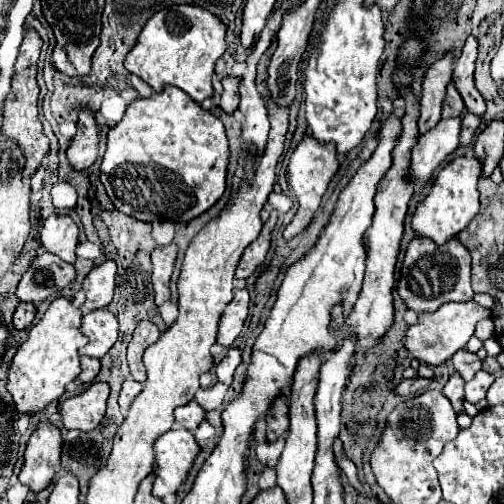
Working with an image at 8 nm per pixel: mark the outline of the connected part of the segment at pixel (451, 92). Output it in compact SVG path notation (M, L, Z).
M453 82L447 86L447 96L445 96L445 100L443 100L443 112L441 112L441 116L443 118L449 118L449 116L459 116L459 114L463 114L465 112L465 106L463 106L463 102L461 102L461 96L459 96L459 92L455 90L455 86L453 86Z

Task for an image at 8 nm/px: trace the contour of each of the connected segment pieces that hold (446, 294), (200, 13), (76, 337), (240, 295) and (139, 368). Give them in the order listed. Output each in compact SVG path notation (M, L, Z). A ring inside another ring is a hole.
M417 236L409 242L405 260L401 266L401 280L397 292L405 306L417 314L435 312L445 302L467 302L473 300L471 290L471 256L457 238L451 238L443 246L437 246L429 238Z
M193 4L163 8L149 18L137 44L127 52L125 68L145 80L155 92L163 90L165 84L173 84L187 92L195 102L201 102L213 94L211 76L217 58L221 58L227 48L225 32L227 26L205 8Z
M67 296L55 298L43 318L29 330L29 338L19 344L9 370L7 390L11 392L17 410L21 412L39 412L49 402L57 400L67 382L73 382L79 376L79 348L83 346L81 332L83 312L73 306L73 300Z
M239 288L239 290L235 290L233 300L225 308L225 314L221 316L217 342L223 344L225 348L229 348L233 344L233 340L239 336L239 332L243 330L247 314L249 314L249 292L247 292L247 288Z
M141 320L141 324L137 324L137 328L133 332L133 338L131 338L129 346L127 346L127 364L129 364L131 376L137 382L145 382L147 380L147 374L145 374L141 358L143 358L145 348L151 346L157 338L159 338L159 328L153 322Z

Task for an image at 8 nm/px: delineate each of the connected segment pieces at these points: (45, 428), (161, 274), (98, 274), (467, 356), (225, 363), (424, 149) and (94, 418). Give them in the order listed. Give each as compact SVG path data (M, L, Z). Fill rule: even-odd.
M39 422L31 434L25 450L25 462L19 480L29 486L31 492L41 492L55 476L55 468L61 462L61 430L51 422Z
M167 244L161 248L155 248L151 254L153 260L153 290L155 290L155 304L161 306L165 300L169 300L169 280L175 268L177 258L177 246Z
M105 260L97 264L83 280L83 290L87 294L85 308L87 310L97 310L97 308L107 308L109 302L113 300L115 294L115 272L117 264L113 260Z
M467 348L459 350L451 360L453 360L455 370L463 376L463 380L471 380L471 376L481 370L481 360L477 358L477 354L469 352Z
M229 348L227 356L217 366L217 378L219 378L219 382L223 382L223 384L229 386L231 380L233 380L233 372L235 372L235 368L239 364L241 364L241 352L239 352L239 348Z
M461 116L441 120L431 132L419 136L411 160L411 178L417 192L429 182L433 170L459 146L459 130Z
M93 382L85 392L61 402L61 418L67 430L77 428L91 432L105 416L105 402L109 396L109 386L105 382Z

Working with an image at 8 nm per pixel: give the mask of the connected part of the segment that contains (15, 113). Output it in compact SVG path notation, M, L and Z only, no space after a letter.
M29 28L25 30L25 36L23 36L23 44L19 48L19 56L17 56L17 62L15 62L15 74L13 74L13 88L5 100L5 106L3 106L3 134L5 136L13 136L21 150L23 150L23 156L27 160L25 168L23 168L23 174L29 176L33 174L39 166L41 166L41 160L43 156L47 154L49 150L49 140L47 136L43 134L43 126L39 122L39 116L37 116L37 96L39 96L39 86L37 86L37 80L35 80L35 74L37 74L37 60L39 60L39 52L41 52L41 46L43 46L43 40L41 36Z

